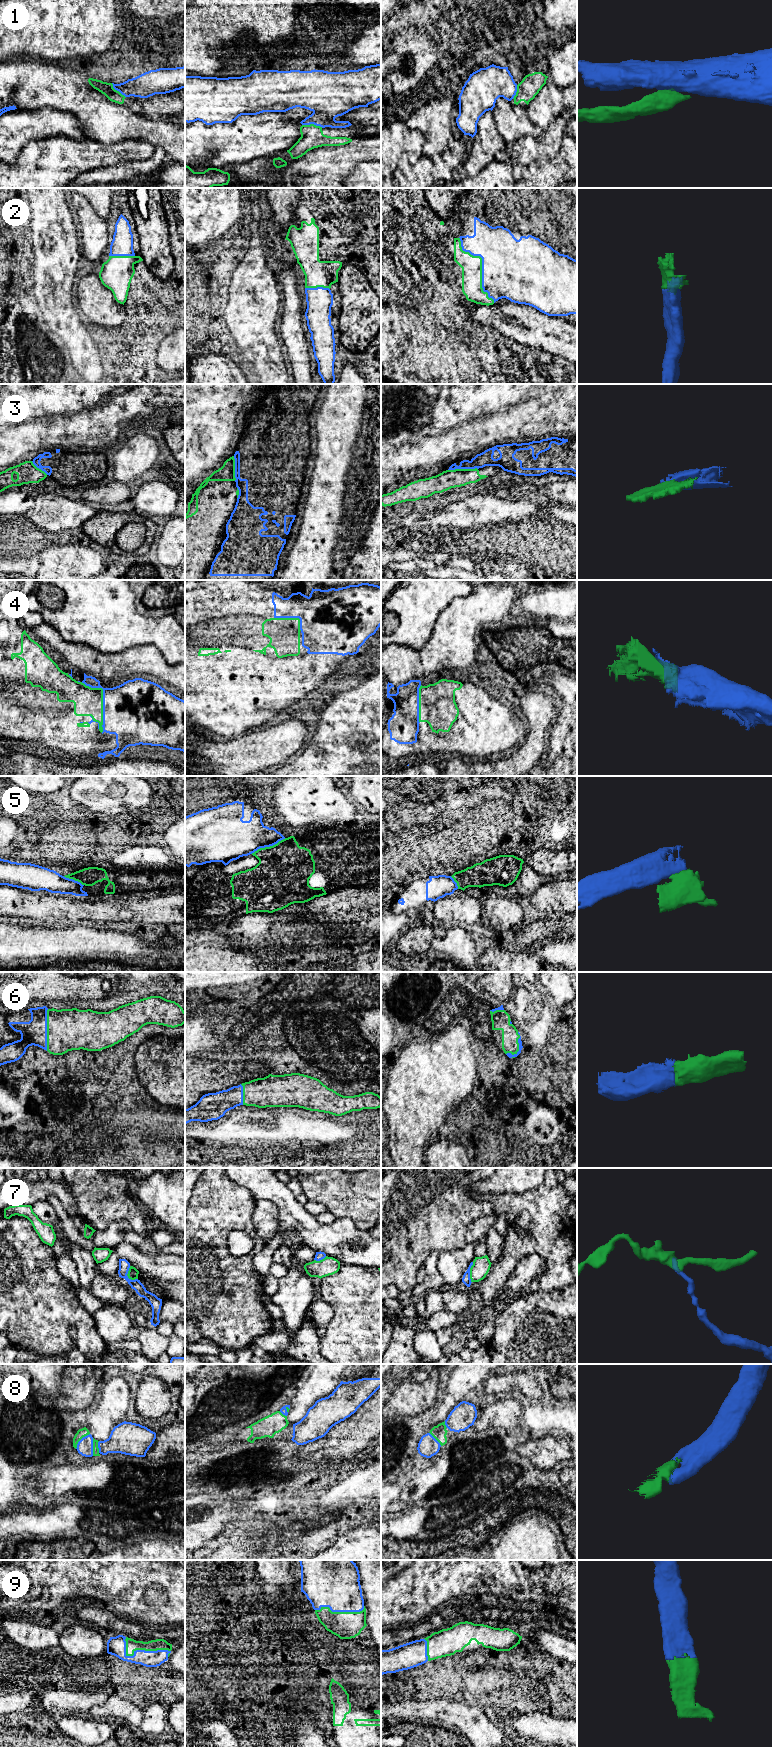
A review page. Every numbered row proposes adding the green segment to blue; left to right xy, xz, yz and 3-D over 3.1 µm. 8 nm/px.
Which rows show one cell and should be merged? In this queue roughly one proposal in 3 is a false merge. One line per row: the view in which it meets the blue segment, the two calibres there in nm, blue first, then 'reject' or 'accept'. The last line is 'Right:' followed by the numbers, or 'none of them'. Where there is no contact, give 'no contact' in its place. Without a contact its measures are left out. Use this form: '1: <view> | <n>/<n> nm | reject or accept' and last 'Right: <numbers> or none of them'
1: xz | 340/180 nm | reject
2: yz | 480/160 nm | accept
3: yz | 120/150 nm | reject
4: xy | 460/220 nm | accept
5: xz | 300/440 nm | reject
6: xy | 200/340 nm | accept
7: xy | 90/80 nm | reject
8: xy | 130/70 nm | accept
9: xy | 150/100 nm | accept
Right: 2, 4, 6, 8, 9

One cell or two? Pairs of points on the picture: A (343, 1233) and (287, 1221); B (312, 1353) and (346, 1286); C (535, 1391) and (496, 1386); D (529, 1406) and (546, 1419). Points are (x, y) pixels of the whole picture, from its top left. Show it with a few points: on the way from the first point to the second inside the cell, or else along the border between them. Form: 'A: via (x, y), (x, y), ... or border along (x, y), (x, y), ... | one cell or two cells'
A: via (329, 1233), (314, 1233), (305, 1224), (301, 1224) | one cell
B: border along (321, 1337), (320, 1353) | two cells
C: via (525, 1384), (506, 1384) | one cell
D: via (533, 1410), (542, 1415) | one cell

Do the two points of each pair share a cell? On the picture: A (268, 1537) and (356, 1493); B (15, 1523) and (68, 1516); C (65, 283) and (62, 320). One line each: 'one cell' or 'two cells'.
A: one cell
B: one cell
C: two cells

